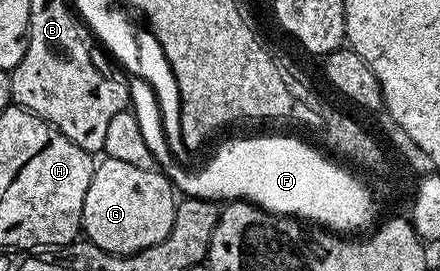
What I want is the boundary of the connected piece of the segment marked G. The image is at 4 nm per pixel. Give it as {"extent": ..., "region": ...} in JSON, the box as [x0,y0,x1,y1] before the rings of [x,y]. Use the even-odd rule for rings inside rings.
{"extent":[82,157,178,255],"region":[[[107,157],[101,160],[96,163],[96,172],[90,181],[90,189],[86,189],[86,201],[82,201],[82,231],[88,242],[115,255],[133,255],[135,251],[141,251],[150,245],[158,245],[158,241],[165,239],[174,225],[178,195],[172,182],[159,169],[138,169],[129,163]]]}

